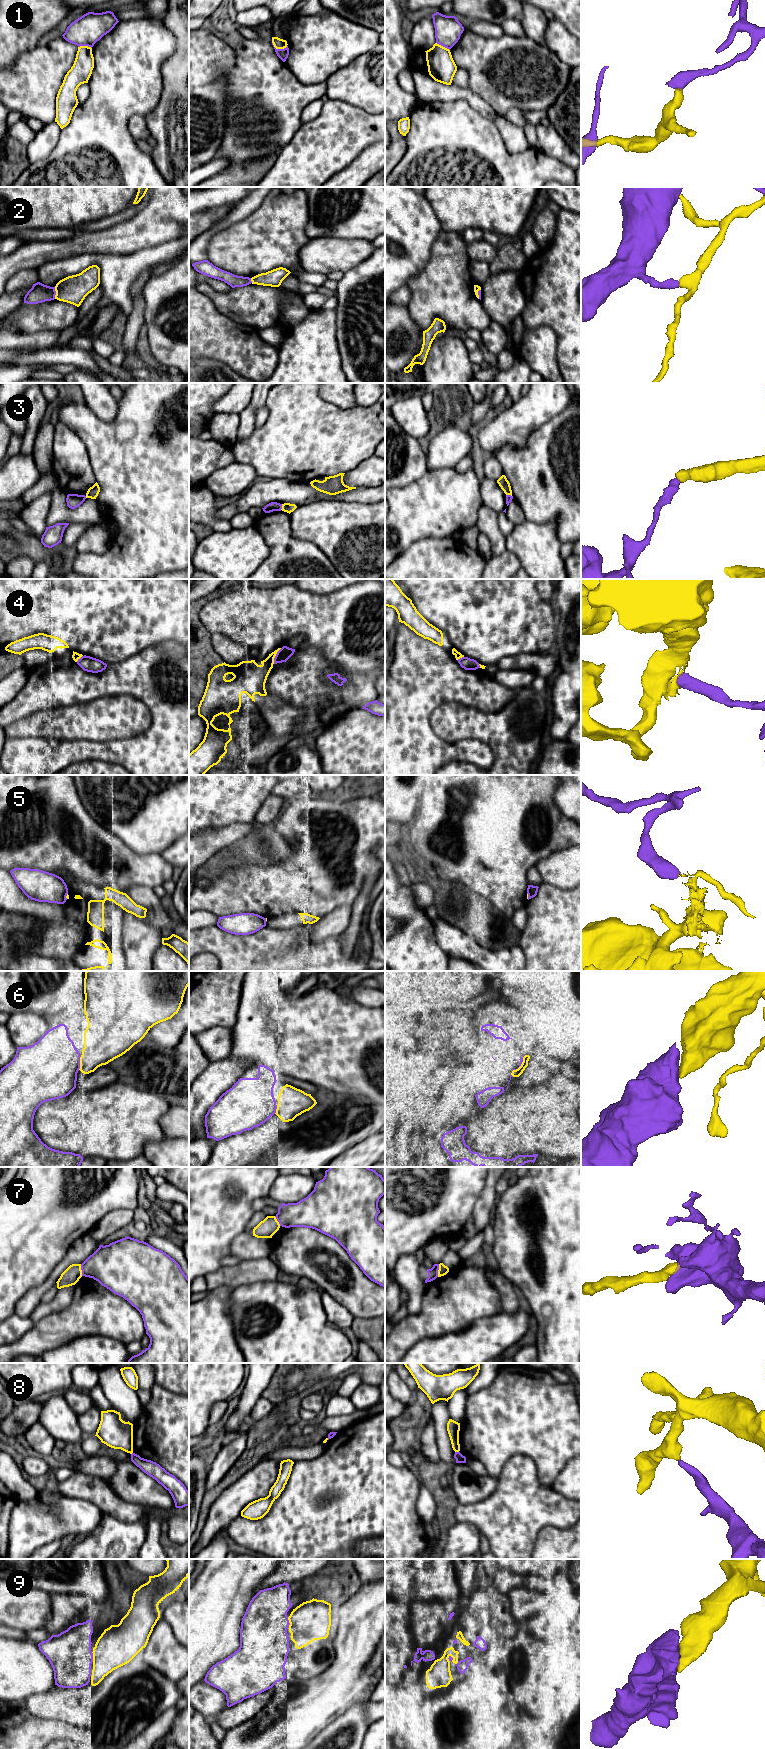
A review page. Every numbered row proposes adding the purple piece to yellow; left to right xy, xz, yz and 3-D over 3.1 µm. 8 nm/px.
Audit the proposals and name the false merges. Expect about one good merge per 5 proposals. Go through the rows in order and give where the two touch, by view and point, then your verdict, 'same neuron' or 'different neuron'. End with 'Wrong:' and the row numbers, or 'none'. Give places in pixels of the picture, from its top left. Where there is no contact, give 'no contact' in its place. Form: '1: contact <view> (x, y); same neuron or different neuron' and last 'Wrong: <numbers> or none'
1: contact xz (279, 48); different neuron
2: contact xy (56, 293); different neuron
3: contact xz (282, 507); different neuron
4: contact xz (275, 655); different neuron
5: contact xy (66, 896); different neuron
6: contact xy (80, 1063); same neuron
7: contact yz (438, 1270); different neuron
8: contact yz (457, 1451); different neuron
9: contact xy (93, 1657); same neuron
Wrong: 1, 2, 3, 4, 5, 7, 8

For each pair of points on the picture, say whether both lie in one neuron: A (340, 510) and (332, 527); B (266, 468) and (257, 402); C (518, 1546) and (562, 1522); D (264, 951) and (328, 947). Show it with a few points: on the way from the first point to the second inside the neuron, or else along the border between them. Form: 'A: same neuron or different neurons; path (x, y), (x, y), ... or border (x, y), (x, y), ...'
A: same neuron; path (340, 514), (340, 519), (336, 523)
B: different neurons; border (268, 393), (265, 404)
C: same neuron; path (527, 1534), (541, 1520), (550, 1520)
D: same neuron; path (280, 951), (312, 951)

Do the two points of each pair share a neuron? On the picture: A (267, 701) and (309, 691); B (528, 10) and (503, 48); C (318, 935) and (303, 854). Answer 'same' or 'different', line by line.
A: different
B: different
C: different

